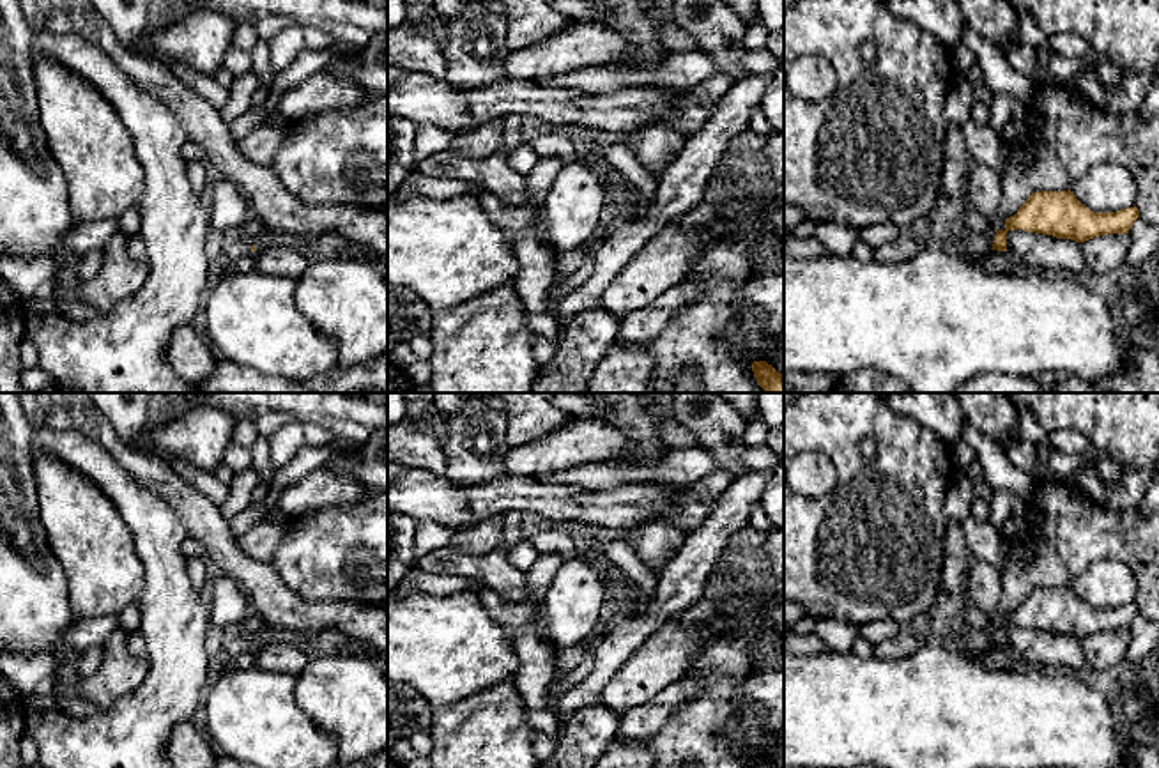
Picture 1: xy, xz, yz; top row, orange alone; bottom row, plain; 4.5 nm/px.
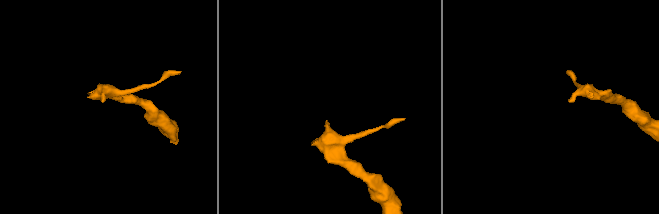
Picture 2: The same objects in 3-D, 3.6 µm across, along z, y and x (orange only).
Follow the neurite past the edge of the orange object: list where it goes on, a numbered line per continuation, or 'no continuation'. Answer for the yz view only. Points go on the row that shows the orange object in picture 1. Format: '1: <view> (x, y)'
no continuation

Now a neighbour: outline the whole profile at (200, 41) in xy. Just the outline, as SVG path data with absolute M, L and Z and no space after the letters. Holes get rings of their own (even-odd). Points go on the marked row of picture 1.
M198 11L172 23L168 28L149 28L145 53L154 55L165 67L175 62L195 69L203 76L211 76L223 65L225 55L230 50L232 35L237 21L219 11Z

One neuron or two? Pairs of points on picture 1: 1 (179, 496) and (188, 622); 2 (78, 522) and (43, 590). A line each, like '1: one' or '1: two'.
1: two
2: two

